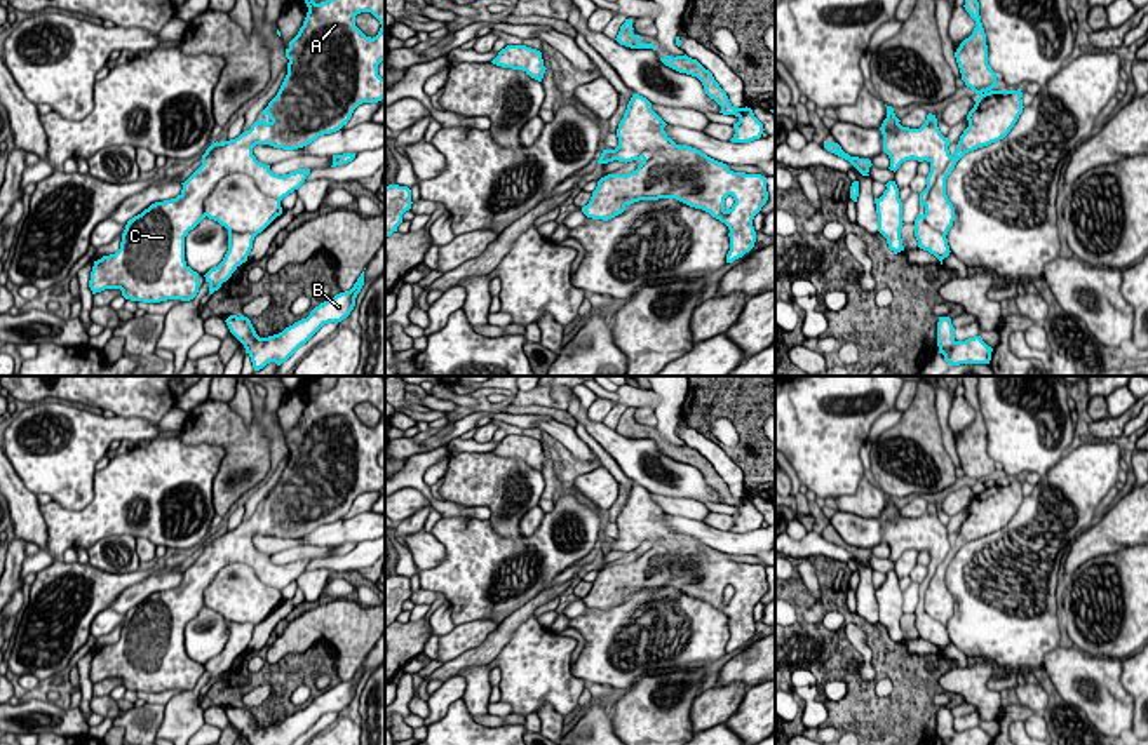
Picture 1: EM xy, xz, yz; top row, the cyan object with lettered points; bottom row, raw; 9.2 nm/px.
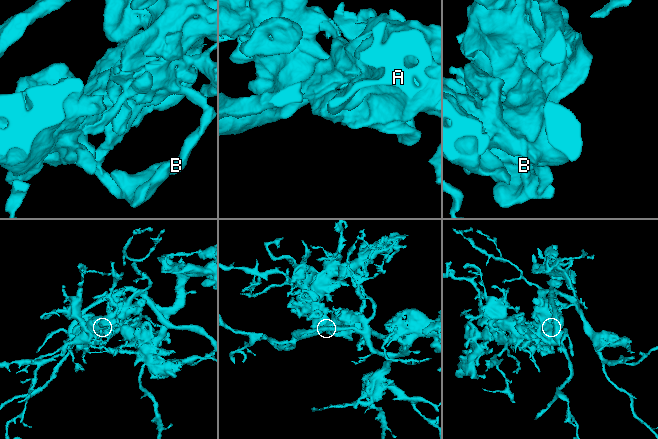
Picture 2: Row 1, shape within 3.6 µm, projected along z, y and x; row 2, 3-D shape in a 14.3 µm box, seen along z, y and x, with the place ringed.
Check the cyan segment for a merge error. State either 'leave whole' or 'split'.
leave whole

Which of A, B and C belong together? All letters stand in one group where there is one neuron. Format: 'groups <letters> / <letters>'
groups A B C

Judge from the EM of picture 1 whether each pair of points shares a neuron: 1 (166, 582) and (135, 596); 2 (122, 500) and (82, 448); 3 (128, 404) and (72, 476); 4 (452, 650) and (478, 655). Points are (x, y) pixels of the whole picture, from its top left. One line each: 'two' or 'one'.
1: one
2: two
3: two
4: two

